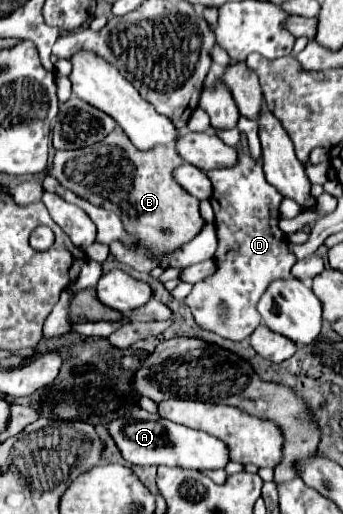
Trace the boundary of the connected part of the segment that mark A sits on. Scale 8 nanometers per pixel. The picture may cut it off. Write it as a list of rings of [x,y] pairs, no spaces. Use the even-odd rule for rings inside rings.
[[[137,411],[129,417],[111,421],[109,433],[119,445],[125,461],[133,465],[169,465],[169,467],[207,471],[207,469],[225,469],[225,465],[229,463],[229,449],[221,439],[205,431],[173,423],[147,411]]]

